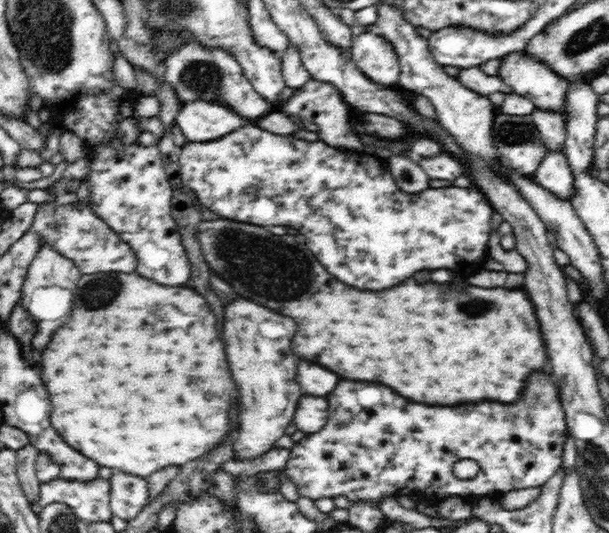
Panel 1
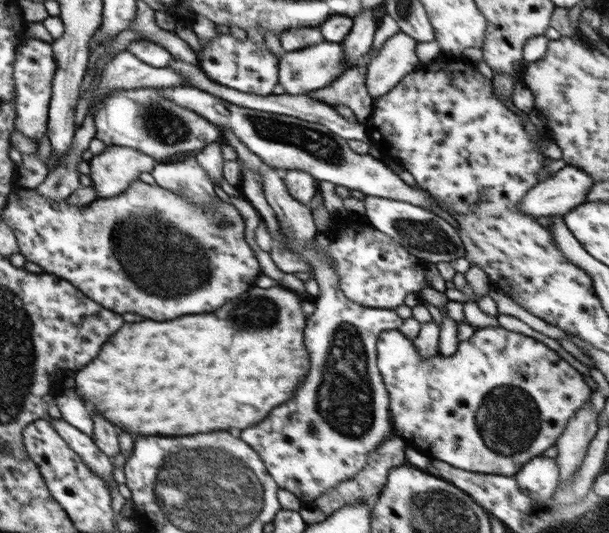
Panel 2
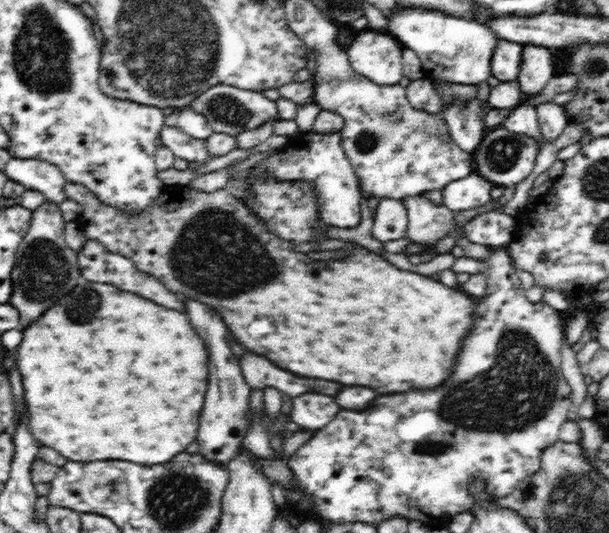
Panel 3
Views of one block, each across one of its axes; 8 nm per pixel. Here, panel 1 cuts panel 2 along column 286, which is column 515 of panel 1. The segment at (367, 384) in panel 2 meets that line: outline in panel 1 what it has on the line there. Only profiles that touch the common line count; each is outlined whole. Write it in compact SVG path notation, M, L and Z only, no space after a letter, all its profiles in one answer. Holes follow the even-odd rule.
M544 369L538 372L538 376L530 376L526 380L526 394L522 394L522 398L510 404L498 404L496 402L474 402L474 404L464 404L464 406L424 406L424 404L416 404L410 402L406 398L402 398L400 394L396 394L394 390L388 390L386 386L378 386L378 384L366 384L366 382L350 382L350 380L342 380L338 390L334 390L332 394L328 394L326 400L329 404L330 417L328 423L322 430L306 434L300 441L294 443L290 449L290 458L285 466L285 476L295 484L299 496L309 498L312 501L322 500L322 498L338 498L338 496L346 496L351 504L354 502L373 502L380 506L382 498L397 498L400 496L410 496L415 501L424 502L424 499L432 503L440 503L441 500L458 496L466 499L470 504L476 498L492 498L498 499L506 492L511 490L524 490L524 488L538 488L554 475L562 464L562 452L564 443L568 438L568 428L565 418L565 410L563 409L558 389L554 379L549 374L544 374ZM464 459L474 460L479 464L479 472L476 478L470 480L458 480L453 473L453 466L456 462Z

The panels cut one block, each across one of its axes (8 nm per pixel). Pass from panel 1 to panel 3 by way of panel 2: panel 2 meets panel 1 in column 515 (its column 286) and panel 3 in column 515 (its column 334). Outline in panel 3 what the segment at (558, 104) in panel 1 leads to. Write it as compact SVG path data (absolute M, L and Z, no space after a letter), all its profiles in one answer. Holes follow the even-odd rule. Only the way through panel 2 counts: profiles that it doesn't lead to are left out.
M500 39L491 56L492 74L501 82L518 81L523 45Z

